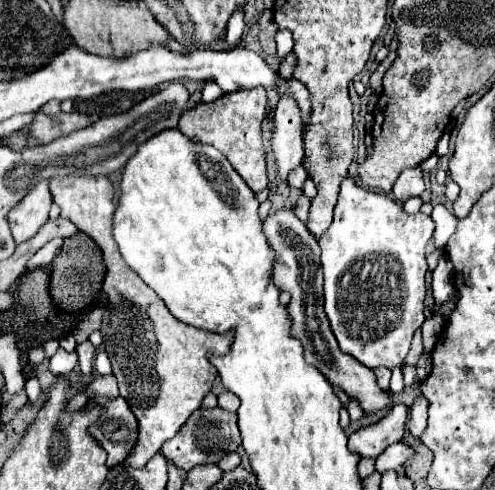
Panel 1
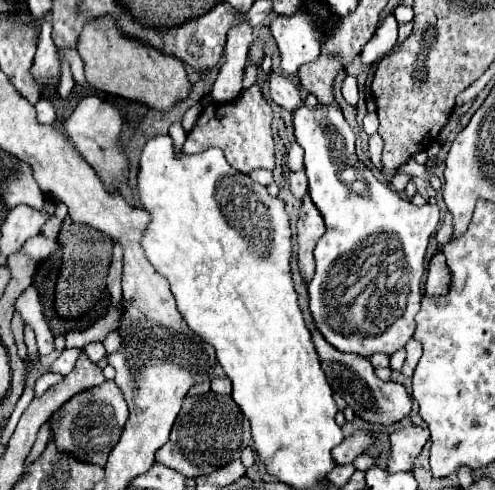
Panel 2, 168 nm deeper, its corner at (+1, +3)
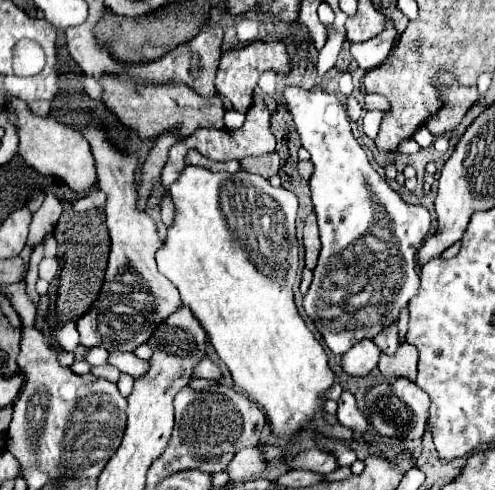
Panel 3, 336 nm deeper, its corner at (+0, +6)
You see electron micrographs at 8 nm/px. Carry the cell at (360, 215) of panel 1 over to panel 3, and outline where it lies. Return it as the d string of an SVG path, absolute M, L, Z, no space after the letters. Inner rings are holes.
M285 87L283 99L301 137L301 145L311 153L311 161L315 165L309 179L309 189L323 243L319 263L313 271L313 283L303 299L303 307L313 319L325 345L333 353L343 355L355 343L375 339L385 327L397 323L401 309L407 307L409 299L417 293L417 251L431 227L431 213L423 205L405 203L401 195L387 183L387 179L375 171L367 153L351 133L351 119L339 97L325 93L321 87L313 87L311 91L301 87Z

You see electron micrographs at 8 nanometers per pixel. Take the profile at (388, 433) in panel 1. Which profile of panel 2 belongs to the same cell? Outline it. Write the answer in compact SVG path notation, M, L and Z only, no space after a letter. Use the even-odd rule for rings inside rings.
M358 430L354 436L344 438L336 450L332 452L332 458L336 464L350 464L356 456L360 456L370 444L374 442L374 438L370 436L370 432L366 430Z

